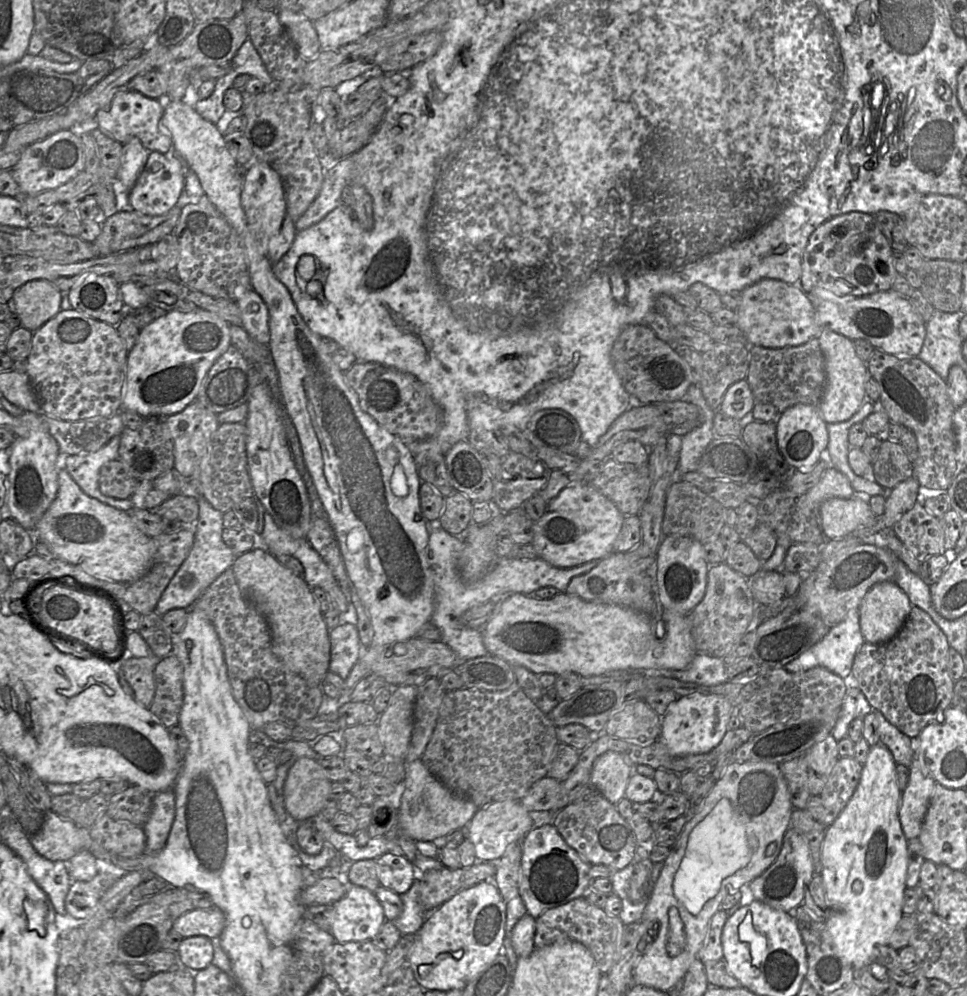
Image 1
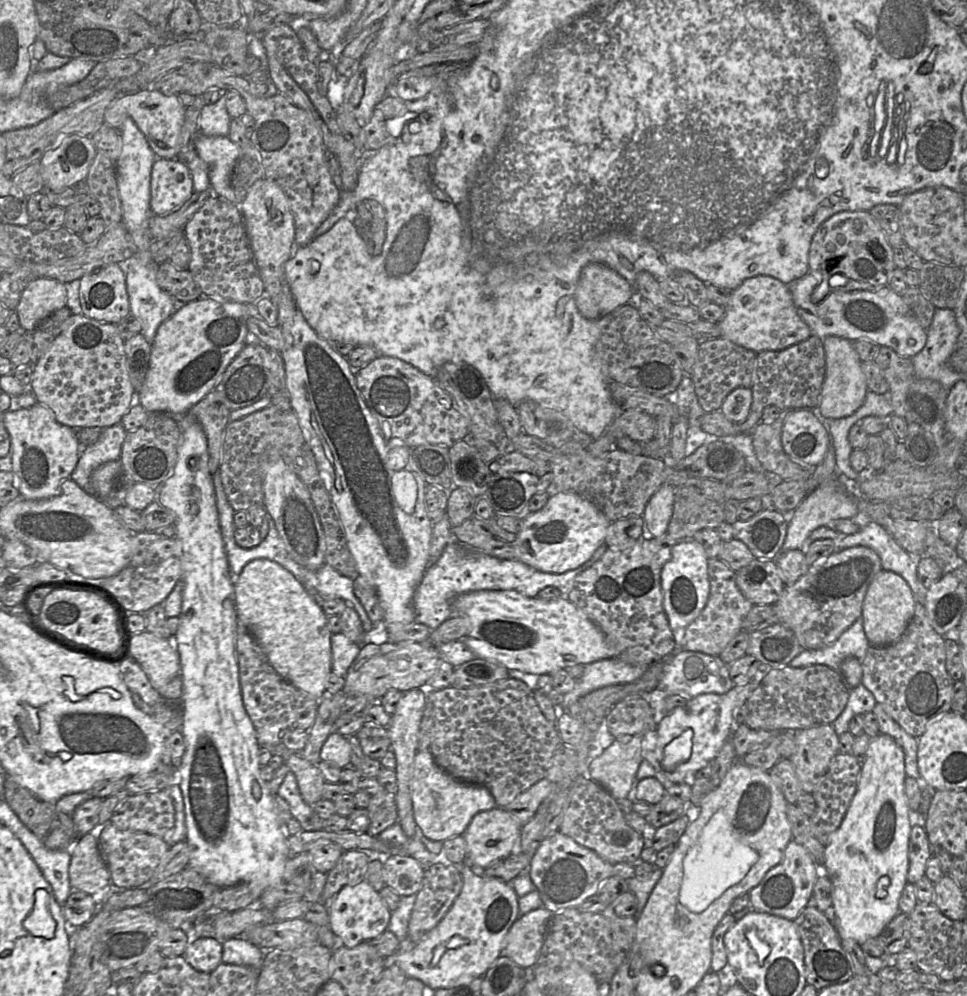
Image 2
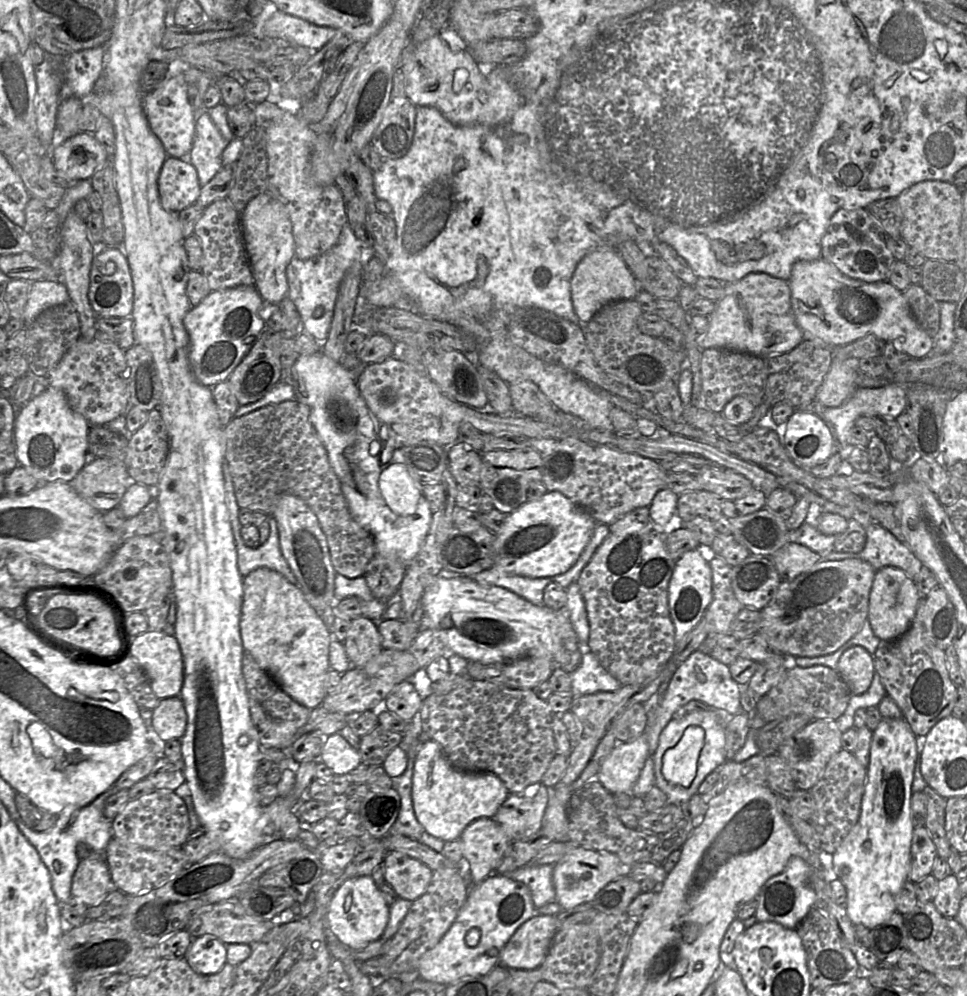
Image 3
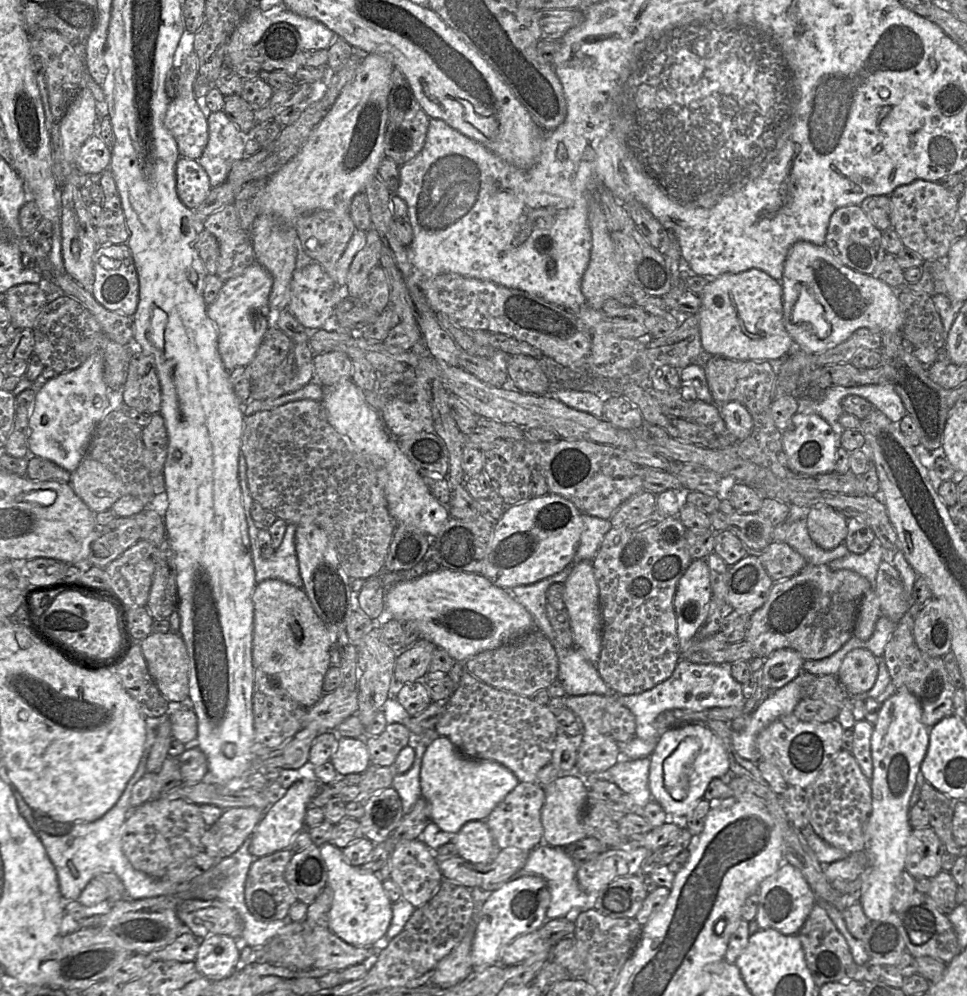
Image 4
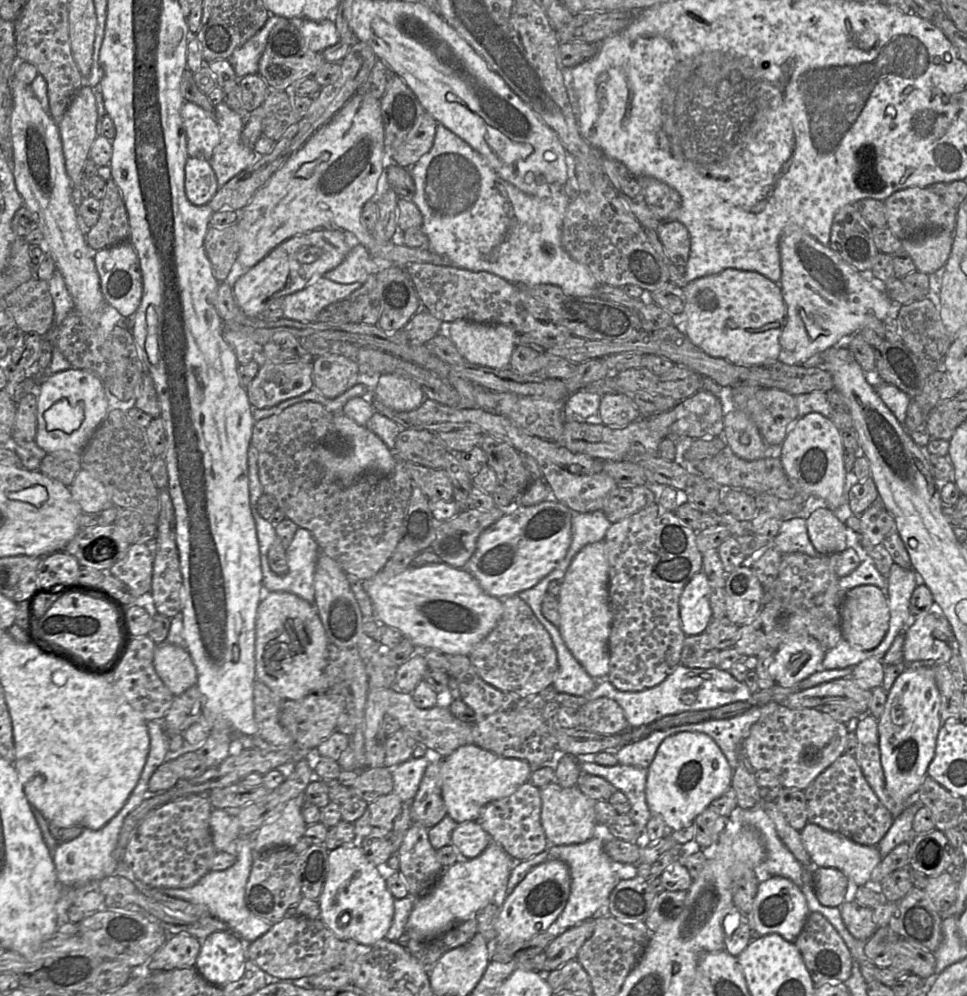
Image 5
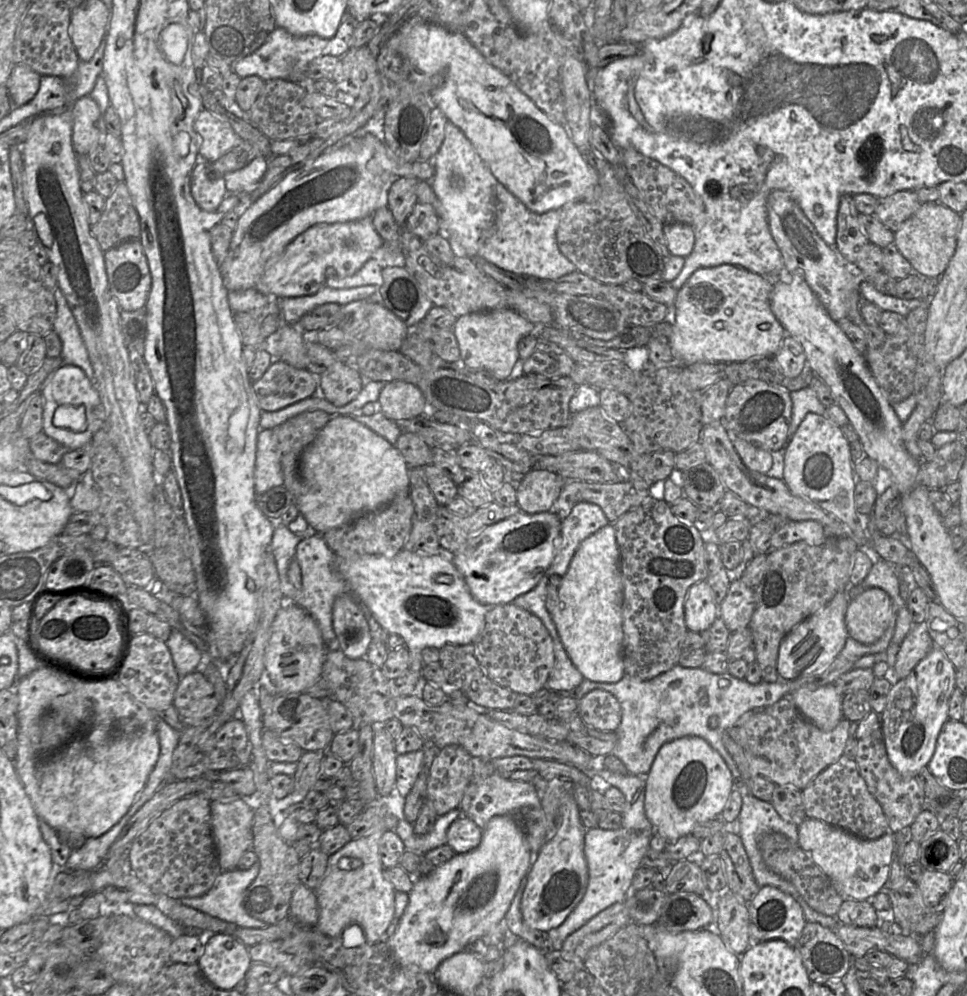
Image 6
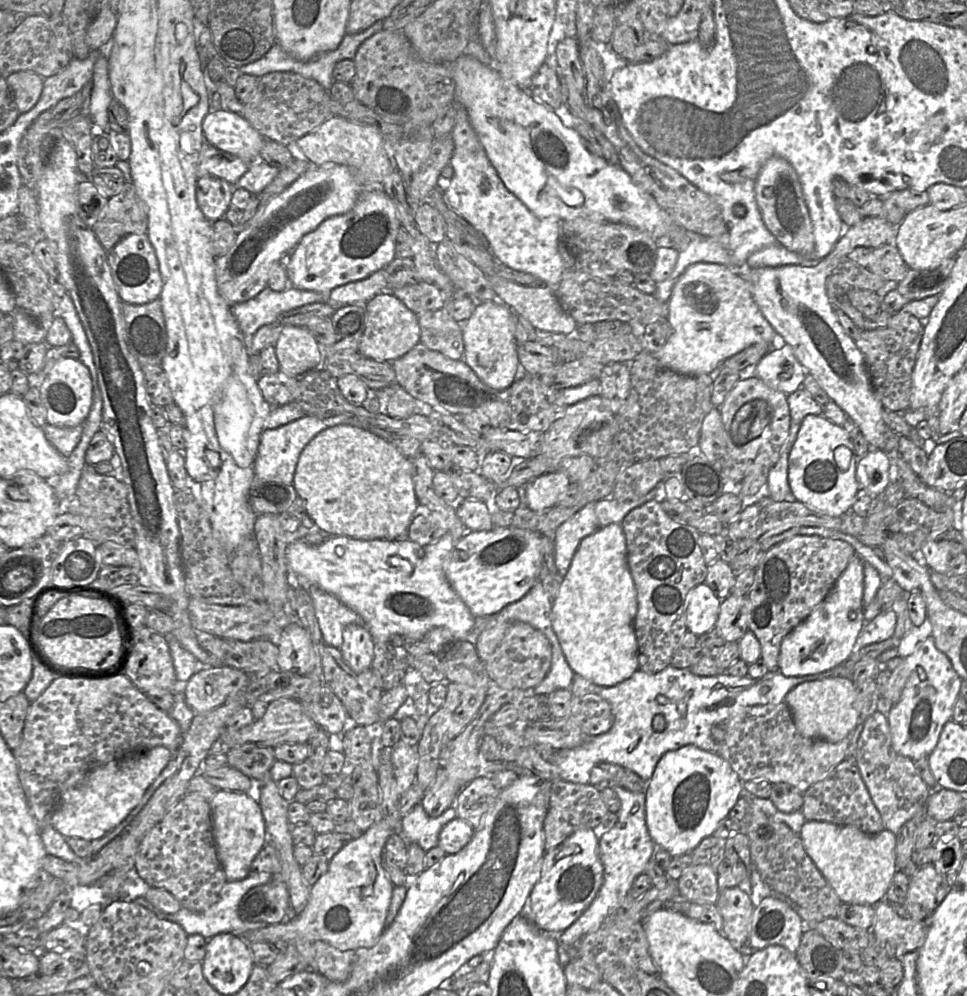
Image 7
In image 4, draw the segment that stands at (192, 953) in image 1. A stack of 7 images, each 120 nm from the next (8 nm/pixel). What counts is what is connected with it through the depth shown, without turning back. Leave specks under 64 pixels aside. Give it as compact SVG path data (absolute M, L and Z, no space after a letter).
M211 935L199 940L200 945L194 963L206 978L221 980L239 968L241 940L227 935Z

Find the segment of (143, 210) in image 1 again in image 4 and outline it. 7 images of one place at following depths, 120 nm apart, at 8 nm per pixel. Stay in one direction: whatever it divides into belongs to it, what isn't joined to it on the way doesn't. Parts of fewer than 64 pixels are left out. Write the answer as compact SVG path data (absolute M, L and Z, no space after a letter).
M180 157L176 163L175 174L180 200L189 209L197 208L212 189L207 172L197 160Z

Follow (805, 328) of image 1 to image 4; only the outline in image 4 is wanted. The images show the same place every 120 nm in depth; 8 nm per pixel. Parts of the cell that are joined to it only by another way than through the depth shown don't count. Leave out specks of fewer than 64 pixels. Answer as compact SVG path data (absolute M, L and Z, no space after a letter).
M748 269L722 274L712 278L698 296L701 307L696 315L699 319L701 345L706 356L778 364L795 347L784 325L782 285L766 272Z

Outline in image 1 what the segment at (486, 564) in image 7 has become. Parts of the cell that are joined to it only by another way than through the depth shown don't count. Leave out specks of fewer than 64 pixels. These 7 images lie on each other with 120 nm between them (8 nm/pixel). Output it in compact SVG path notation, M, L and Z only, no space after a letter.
M571 484L548 502L544 515L534 522L532 545L538 558L559 568L571 568L592 560L601 560L614 551L614 543L624 519L625 515L598 490L588 485Z

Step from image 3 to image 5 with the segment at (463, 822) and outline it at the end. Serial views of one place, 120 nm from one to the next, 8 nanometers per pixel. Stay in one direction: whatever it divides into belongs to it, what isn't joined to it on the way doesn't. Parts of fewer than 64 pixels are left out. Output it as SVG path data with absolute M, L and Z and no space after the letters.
M475 744L460 746L441 761L441 794L447 815L458 824L477 821L486 804L511 795L529 780L533 770L522 759L502 757Z

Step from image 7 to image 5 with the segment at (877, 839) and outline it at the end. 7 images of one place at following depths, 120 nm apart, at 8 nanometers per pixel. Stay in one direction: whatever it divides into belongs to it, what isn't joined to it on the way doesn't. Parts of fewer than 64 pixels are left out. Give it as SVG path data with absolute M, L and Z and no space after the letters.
M809 822L800 831L800 835L803 846L810 856L812 867L836 868L848 878L853 887L868 884L872 871L879 865L883 858L877 846L866 846L855 843L843 835L827 831Z

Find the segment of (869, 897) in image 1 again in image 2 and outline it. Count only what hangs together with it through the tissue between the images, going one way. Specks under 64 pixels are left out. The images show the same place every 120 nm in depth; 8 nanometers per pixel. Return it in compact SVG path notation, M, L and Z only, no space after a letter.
M880 733L877 737L871 739L866 752L865 762L861 765L861 772L859 775L856 793L849 805L842 823L840 824L839 828L829 836L827 844L824 848L824 868L827 873L827 877L832 883L834 926L841 940L852 939L861 945L868 939L877 937L885 928L885 926L900 912L899 900L905 885L908 883L908 843L912 828L910 823L910 809L908 807L907 799L905 796L905 778L905 761L902 748L895 742L892 737L886 734Z

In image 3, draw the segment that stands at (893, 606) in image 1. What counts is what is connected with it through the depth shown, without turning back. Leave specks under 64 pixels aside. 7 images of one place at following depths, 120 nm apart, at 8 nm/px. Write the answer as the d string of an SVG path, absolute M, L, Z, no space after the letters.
M884 566L876 571L870 590L868 617L872 631L883 642L904 634L910 627L920 604L917 587L900 568Z

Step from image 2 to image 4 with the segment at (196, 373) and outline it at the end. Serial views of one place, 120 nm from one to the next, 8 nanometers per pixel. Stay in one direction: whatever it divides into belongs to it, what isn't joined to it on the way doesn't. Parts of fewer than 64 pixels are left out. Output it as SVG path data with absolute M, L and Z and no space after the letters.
M254 262L241 275L224 281L218 297L207 307L207 315L218 331L218 352L226 370L246 367L254 358L265 332L273 324L273 312L268 305L272 284L268 271Z

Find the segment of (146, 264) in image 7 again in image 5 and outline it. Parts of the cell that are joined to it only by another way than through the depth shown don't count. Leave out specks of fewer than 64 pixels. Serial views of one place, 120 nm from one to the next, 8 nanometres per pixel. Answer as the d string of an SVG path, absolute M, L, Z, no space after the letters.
M121 242L94 252L94 261L100 280L100 289L106 303L122 316L134 315L141 303L143 280L139 257L130 242Z

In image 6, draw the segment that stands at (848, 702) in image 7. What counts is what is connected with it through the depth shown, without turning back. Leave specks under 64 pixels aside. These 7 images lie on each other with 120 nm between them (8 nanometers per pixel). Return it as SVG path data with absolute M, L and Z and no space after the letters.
M833 684L816 689L801 688L789 697L799 712L815 726L825 732L833 730L843 719L843 694Z

